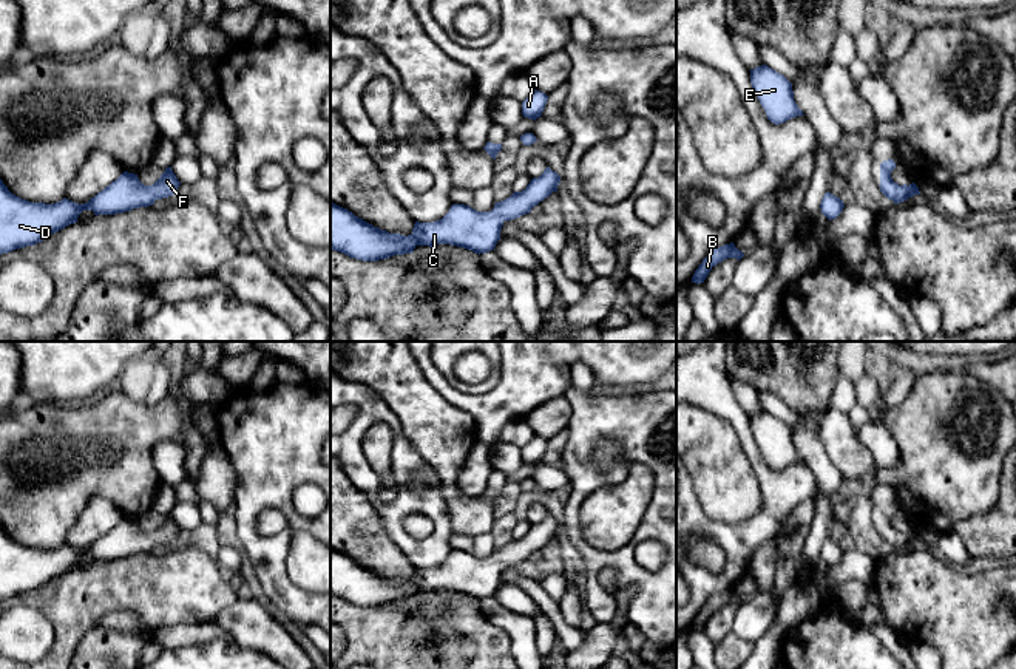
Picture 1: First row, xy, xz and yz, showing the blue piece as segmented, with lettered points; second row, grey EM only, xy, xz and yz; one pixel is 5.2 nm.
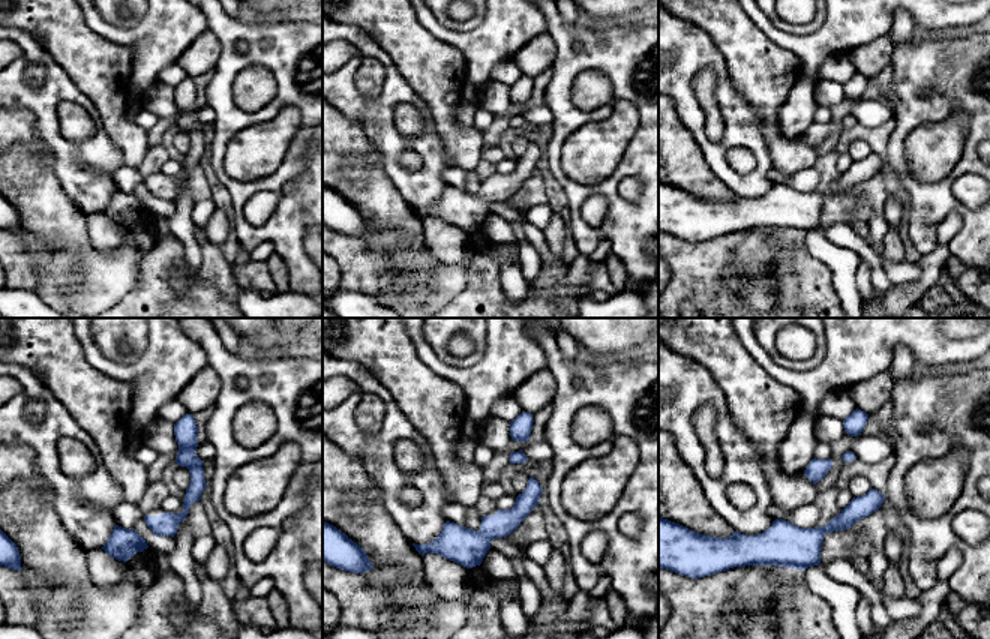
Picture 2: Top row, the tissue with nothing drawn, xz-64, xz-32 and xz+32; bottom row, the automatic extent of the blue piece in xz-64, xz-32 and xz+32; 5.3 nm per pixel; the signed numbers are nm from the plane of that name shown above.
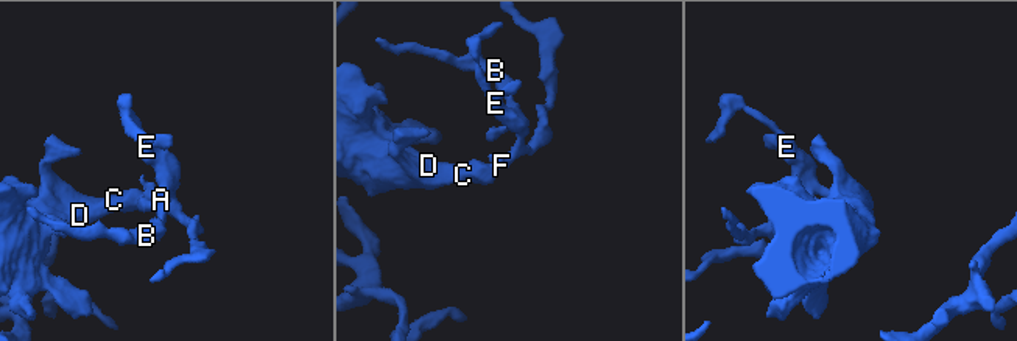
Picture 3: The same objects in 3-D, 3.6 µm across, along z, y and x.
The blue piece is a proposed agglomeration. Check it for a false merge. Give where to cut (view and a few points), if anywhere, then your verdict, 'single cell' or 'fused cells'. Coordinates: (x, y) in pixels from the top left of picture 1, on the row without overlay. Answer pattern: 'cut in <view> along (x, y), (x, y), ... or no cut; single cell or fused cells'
no cut; single cell

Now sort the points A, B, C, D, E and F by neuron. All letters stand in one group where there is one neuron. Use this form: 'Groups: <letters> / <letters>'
Groups: A B C D E F

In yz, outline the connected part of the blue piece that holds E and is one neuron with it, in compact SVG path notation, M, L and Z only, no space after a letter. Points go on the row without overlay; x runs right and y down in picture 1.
M761 411L750 416L750 430L772 470L778 471L804 462L794 447L792 430L783 420Z

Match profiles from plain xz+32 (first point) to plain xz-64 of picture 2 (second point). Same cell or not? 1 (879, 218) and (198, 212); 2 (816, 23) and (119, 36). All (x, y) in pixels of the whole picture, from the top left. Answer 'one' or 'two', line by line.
1: one
2: two

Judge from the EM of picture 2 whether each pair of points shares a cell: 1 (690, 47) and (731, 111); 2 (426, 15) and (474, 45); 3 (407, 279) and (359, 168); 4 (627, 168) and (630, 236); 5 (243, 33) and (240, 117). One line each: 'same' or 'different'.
1: same
2: same
3: different
4: same
5: same

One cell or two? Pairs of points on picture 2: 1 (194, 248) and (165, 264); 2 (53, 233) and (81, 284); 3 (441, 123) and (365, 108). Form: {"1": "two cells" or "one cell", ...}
{"1": "two cells", "2": "one cell", "3": "two cells"}

